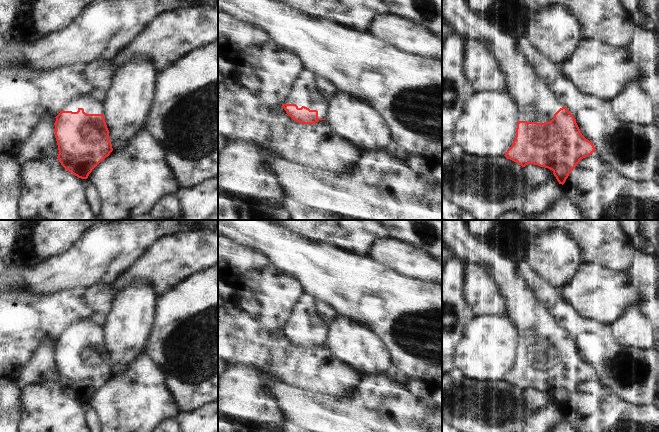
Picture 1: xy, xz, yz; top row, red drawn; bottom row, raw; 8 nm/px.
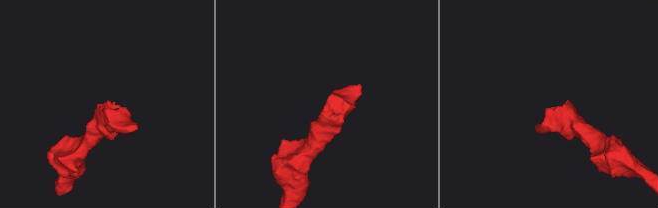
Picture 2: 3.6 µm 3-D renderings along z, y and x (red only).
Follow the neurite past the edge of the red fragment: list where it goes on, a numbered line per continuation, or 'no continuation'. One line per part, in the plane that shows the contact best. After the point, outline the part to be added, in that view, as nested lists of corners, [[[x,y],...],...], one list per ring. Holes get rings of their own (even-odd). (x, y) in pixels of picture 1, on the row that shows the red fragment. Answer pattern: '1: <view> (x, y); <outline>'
1: xz (311, 90); [[[303,70],[295,79],[283,104],[296,104],[318,111],[318,118],[324,119],[332,96],[337,88],[322,76],[310,70]]]

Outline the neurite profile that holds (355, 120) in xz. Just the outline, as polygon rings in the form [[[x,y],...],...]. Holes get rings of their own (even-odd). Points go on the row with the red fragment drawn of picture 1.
[[[337,91],[329,102],[325,121],[360,152],[383,150],[391,141],[384,118],[367,102]]]

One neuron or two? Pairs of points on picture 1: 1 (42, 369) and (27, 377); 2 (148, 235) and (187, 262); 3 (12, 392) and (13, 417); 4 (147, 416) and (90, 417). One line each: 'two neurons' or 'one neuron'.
1: one neuron
2: two neurons
3: one neuron
4: two neurons

